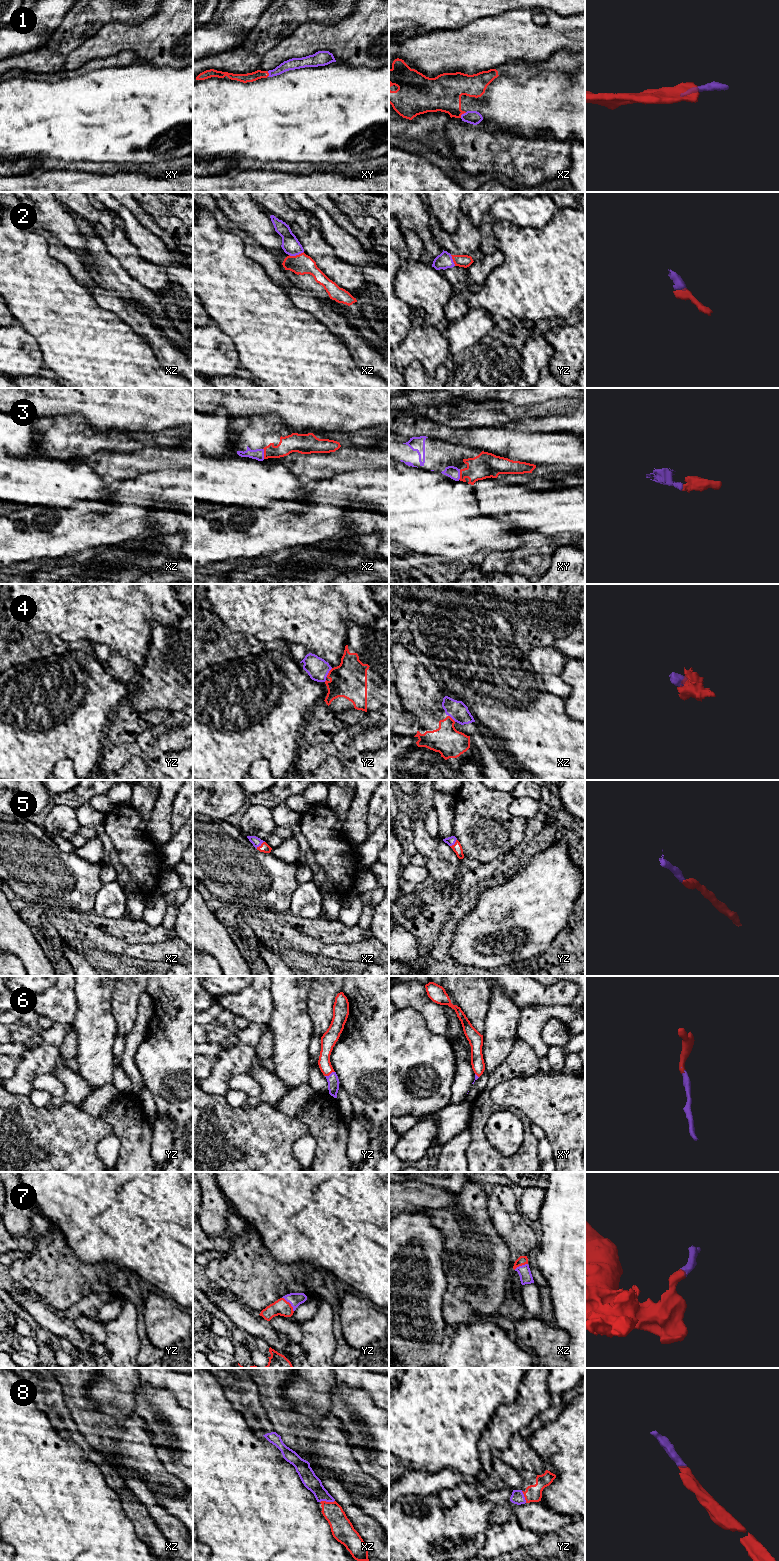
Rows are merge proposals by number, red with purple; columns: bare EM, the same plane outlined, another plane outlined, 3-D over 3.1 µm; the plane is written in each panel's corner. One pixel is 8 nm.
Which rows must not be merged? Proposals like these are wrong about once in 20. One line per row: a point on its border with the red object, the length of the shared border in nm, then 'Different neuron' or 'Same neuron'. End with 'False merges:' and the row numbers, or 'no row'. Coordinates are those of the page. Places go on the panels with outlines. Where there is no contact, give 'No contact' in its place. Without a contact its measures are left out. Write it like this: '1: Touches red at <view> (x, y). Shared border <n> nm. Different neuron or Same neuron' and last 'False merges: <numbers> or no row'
1: Touches red at xz (462, 113). Shared border 70 nm. Same neuron
2: Touches red at xz (296, 255). Shared border 120 nm. Same neuron
3: Touches red at xz (264, 453). Shared border 90 nm. Same neuron
4: Touches red at yz (329, 672). Shared border 90 nm. Same neuron
5: Touches red at xz (261, 844). Shared border 90 nm. Same neuron
6: Touches red at yz (329, 1074). Shared border 90 nm. Same neuron
7: Touches red at yz (290, 1304). Shared border 150 nm. Same neuron
8: Touches red at xz (327, 1502). Shared border 120 nm. Same neuron
False merges: no row

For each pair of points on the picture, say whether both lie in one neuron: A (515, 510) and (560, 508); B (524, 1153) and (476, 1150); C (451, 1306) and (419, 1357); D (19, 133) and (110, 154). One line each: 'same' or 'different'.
A: same
B: same
C: different
D: same

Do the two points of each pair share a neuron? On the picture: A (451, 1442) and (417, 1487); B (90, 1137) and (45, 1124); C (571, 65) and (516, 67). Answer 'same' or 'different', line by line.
A: different
B: same
C: same

